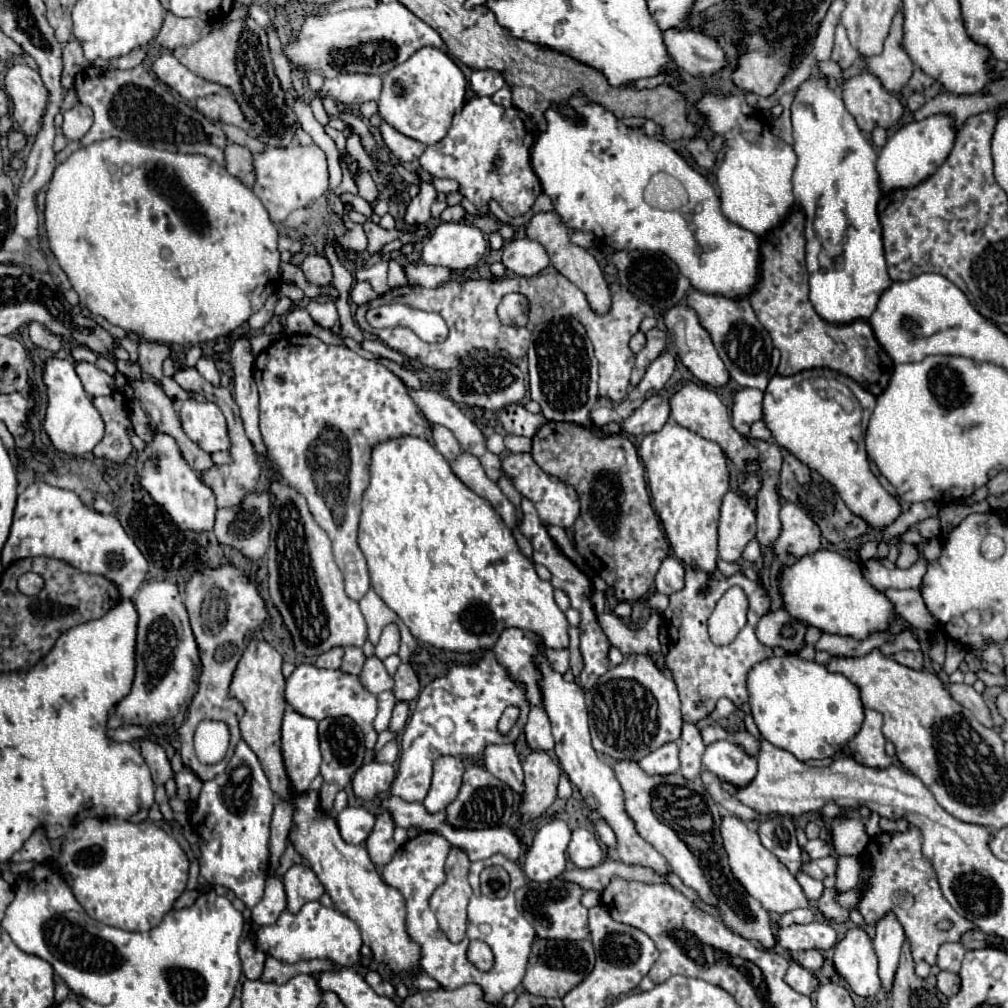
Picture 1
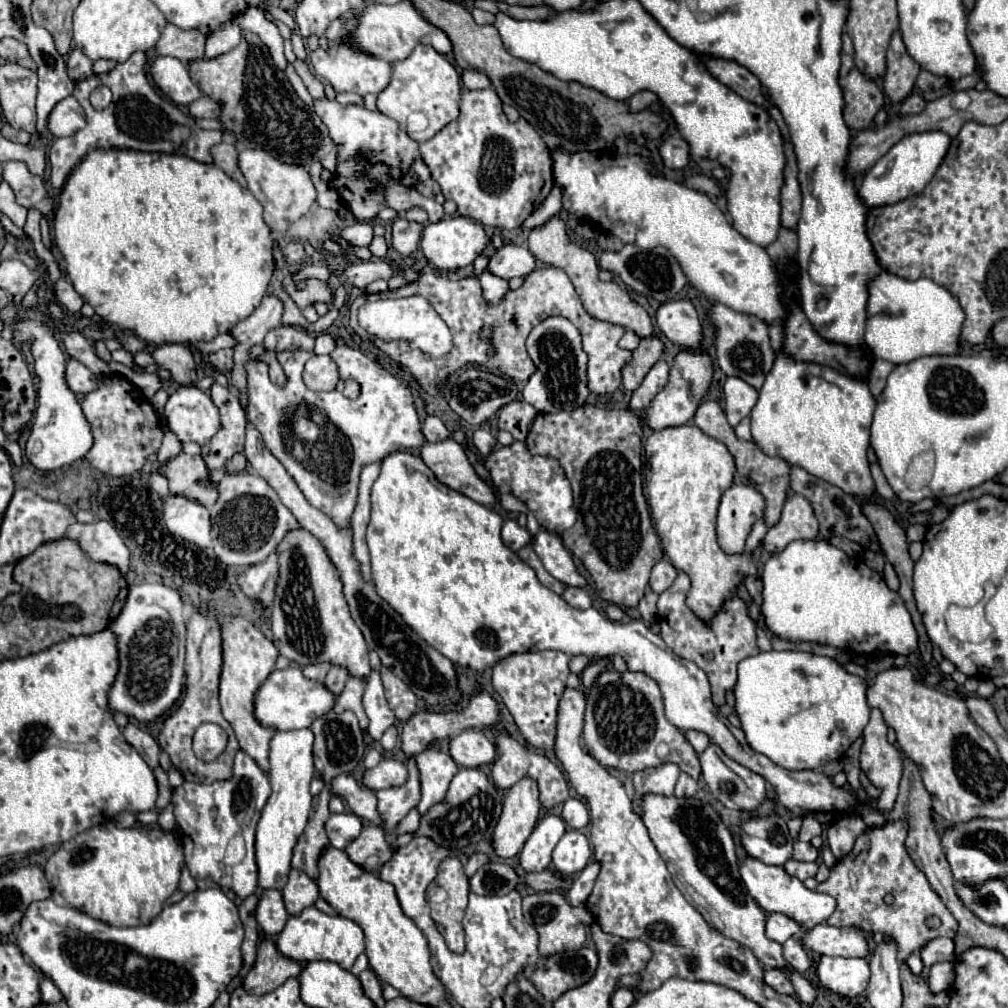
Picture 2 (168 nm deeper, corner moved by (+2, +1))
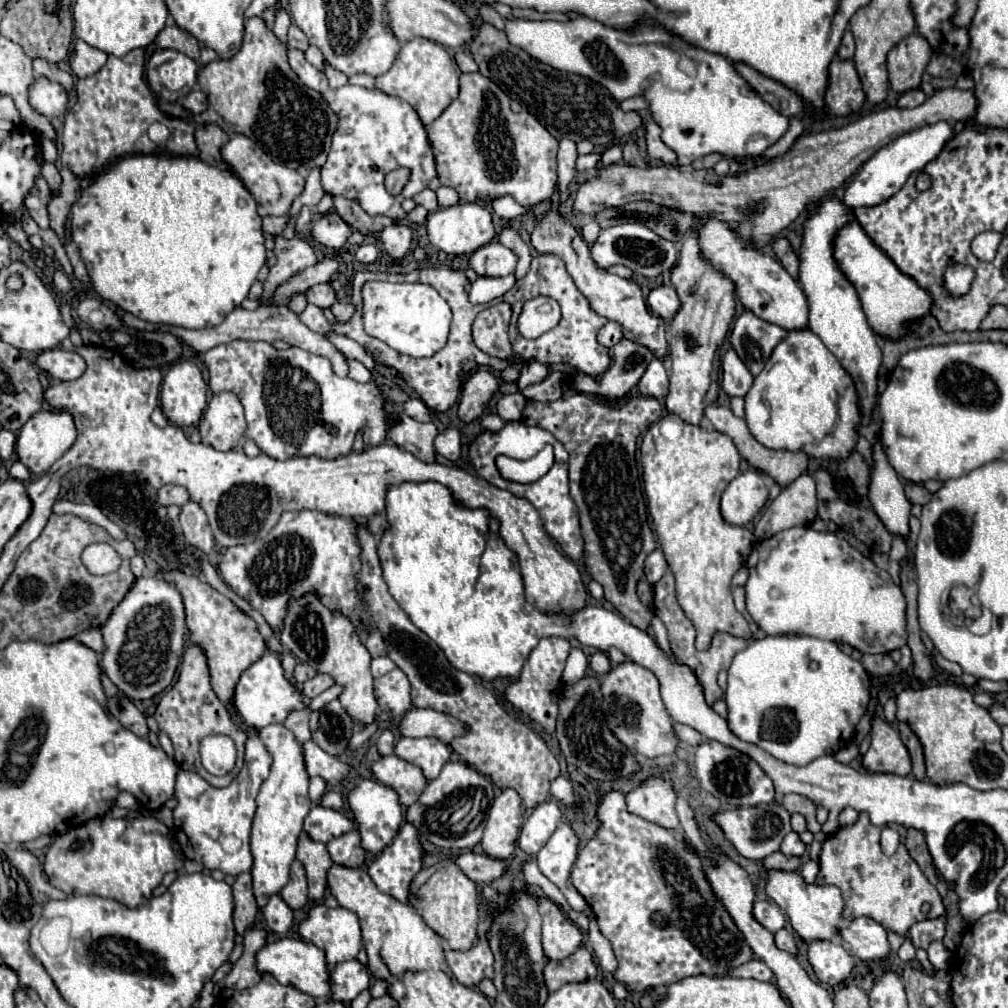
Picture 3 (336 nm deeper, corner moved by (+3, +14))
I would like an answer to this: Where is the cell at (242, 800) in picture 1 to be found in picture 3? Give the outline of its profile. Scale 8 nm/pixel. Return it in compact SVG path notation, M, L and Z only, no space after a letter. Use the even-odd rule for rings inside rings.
M248 738L244 768L228 788L214 788L206 780L202 780L196 772L178 770L176 788L174 788L174 796L178 800L178 806L174 808L174 834L186 858L200 862L208 870L218 868L224 874L232 874L232 876L252 870L252 854L248 840L250 840L252 818L256 812L254 800L260 784L270 774L270 766L272 766L272 758L264 748L262 740ZM228 834L238 837L224 838ZM222 838L224 838L223 845Z

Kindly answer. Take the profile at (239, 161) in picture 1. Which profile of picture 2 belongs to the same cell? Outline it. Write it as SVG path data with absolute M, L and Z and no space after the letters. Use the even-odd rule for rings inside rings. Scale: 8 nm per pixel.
M221 141L219 145L215 145L211 149L211 155L213 155L213 163L217 167L221 167L231 179L235 179L239 185L247 187L247 181L243 177L243 173L239 171L237 167L237 149L231 141Z

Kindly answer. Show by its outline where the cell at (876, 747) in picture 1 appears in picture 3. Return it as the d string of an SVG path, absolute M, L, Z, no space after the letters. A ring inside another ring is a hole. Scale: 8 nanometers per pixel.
M872 716L870 748L862 758L868 772L890 772L898 776L910 774L910 756L896 730L892 730L880 716Z

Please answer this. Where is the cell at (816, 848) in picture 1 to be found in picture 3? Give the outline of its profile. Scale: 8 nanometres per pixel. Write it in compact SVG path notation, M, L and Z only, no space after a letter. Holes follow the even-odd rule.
M796 832L786 834L786 838L782 840L780 852L784 852L786 856L802 856L806 852L806 844L800 840L800 836Z

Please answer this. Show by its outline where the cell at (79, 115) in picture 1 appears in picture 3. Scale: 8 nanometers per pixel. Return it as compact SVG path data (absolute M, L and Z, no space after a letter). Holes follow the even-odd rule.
M44 78L40 82L34 82L30 88L30 104L36 112L50 120L60 118L68 110L68 92L62 84Z

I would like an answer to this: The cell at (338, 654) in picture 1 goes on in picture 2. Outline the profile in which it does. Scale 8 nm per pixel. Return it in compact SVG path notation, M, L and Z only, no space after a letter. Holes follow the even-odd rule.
M321 663L321 665L309 665L309 667L303 667L303 675L307 679L313 679L313 681L323 681L327 671L329 671L329 663Z

